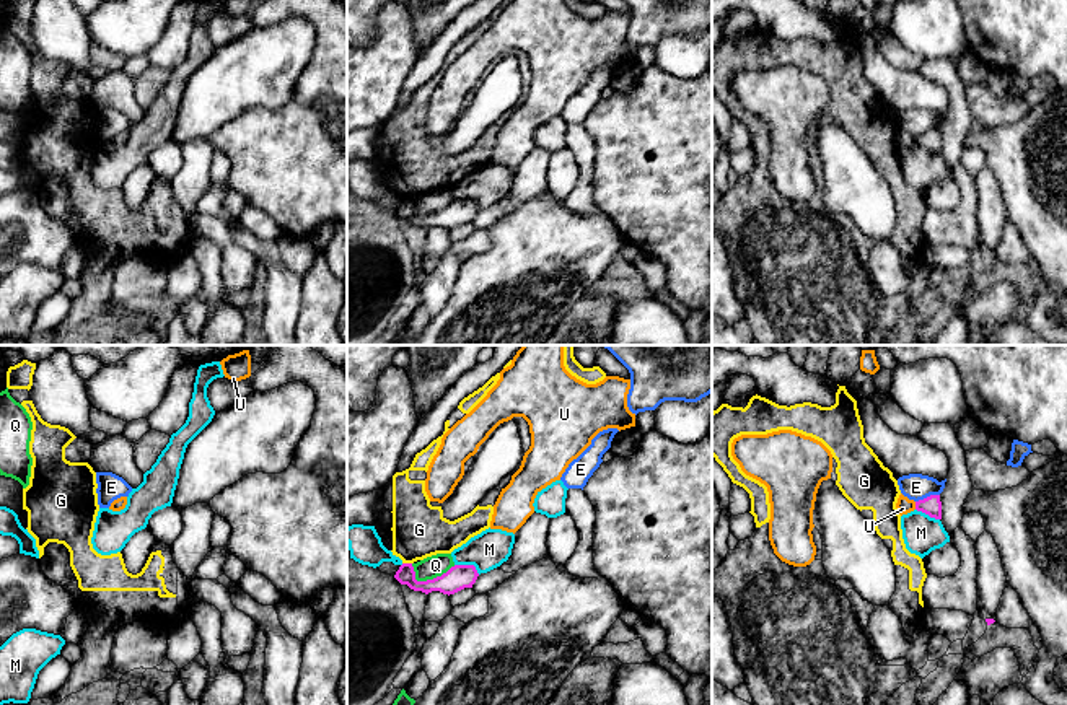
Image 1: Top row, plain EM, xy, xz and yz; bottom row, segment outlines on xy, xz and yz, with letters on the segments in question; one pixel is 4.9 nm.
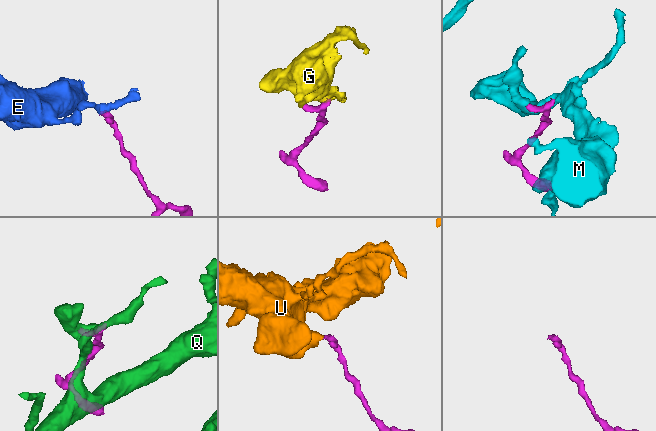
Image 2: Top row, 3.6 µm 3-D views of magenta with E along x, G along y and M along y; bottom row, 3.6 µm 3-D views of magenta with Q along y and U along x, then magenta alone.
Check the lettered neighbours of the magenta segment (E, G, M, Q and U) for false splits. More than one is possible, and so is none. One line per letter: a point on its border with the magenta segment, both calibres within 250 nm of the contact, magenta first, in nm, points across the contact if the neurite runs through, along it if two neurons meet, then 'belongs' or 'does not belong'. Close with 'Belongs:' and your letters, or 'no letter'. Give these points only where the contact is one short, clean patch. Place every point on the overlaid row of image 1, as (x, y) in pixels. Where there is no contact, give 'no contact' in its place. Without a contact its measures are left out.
E: meets magenta in yz at (927, 497); 90 nm thick on the magenta side, 130 nm on the other; does not belong
G: meets magenta in xz at (408, 564); 120 nm thick on the magenta side, 280 nm on the other; border along xz (403, 562), (411, 564); does not belong
M: meets magenta in xz at (468, 565); 120 nm thick on the magenta side, 190 nm on the other; does not belong
Q: meets magenta in xz at (429, 580); 120 nm thick on the magenta side, 110 nm on the other; border along xz (411, 564), (417, 580), (432, 580), (455, 565); does not belong
U: meets magenta in yz at (916, 505); 90 nm thick on the magenta side, 80 nm on the other; runs through yz (930, 505), (916, 505), (904, 505); belongs
Belongs: U

